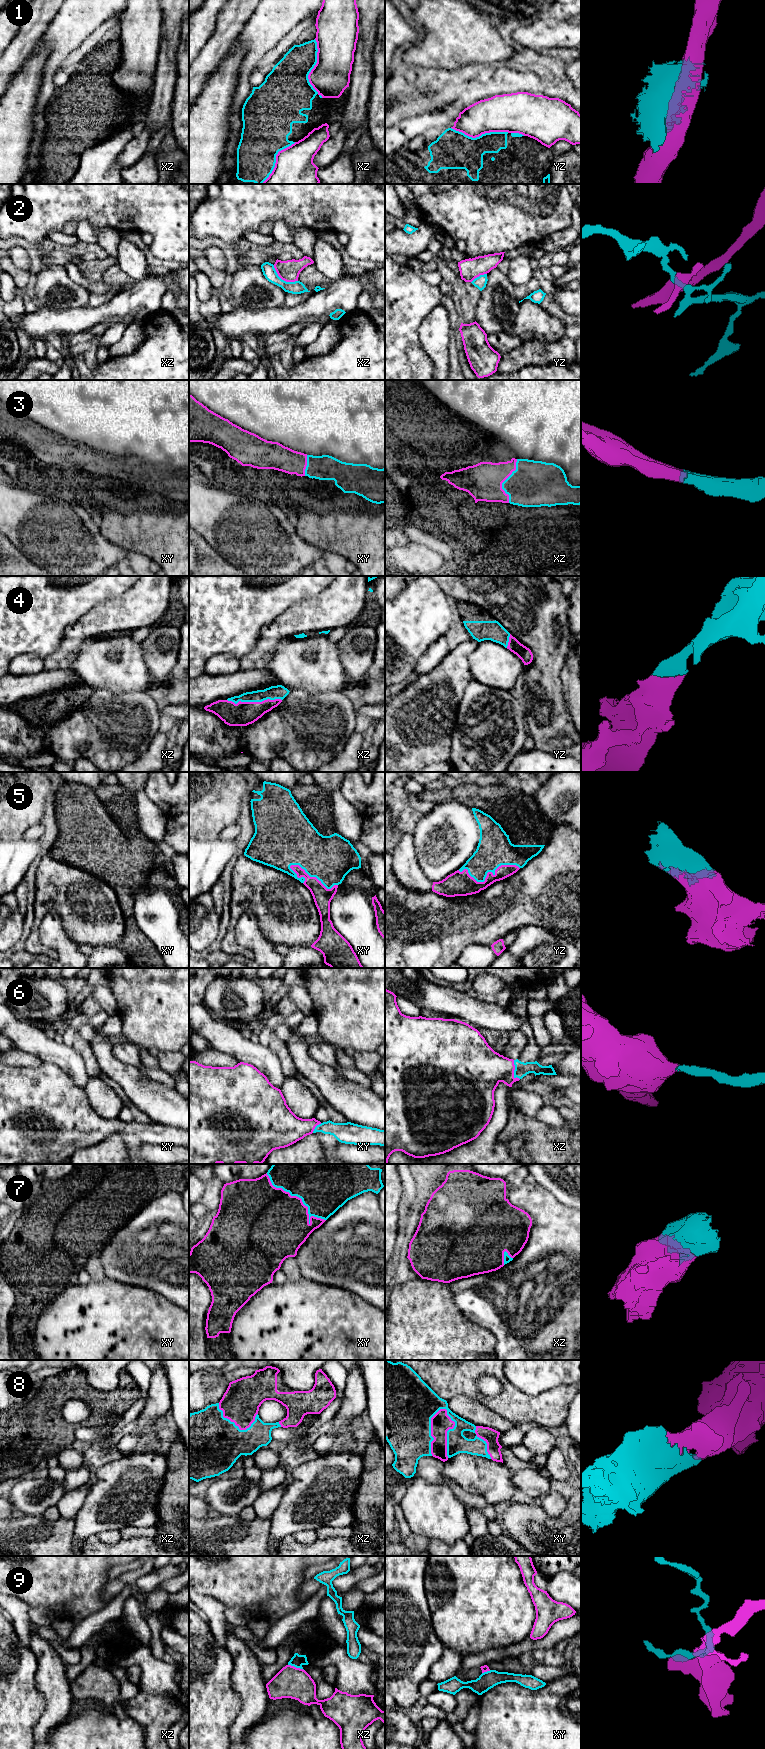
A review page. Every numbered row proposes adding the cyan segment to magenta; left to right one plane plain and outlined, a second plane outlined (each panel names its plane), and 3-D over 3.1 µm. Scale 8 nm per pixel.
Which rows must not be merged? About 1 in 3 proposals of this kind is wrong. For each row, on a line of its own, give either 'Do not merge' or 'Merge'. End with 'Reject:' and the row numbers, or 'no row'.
1: Do not merge
2: Do not merge
3: Merge
4: Merge
5: Merge
6: Merge
7: Merge
8: Merge
9: Do not merge
Reject: 1, 2, 9

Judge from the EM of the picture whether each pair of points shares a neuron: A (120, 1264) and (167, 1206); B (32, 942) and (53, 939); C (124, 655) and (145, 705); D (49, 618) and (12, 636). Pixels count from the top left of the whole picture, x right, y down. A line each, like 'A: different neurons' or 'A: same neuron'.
A: same neuron
B: different neurons
C: different neurons
D: same neuron

